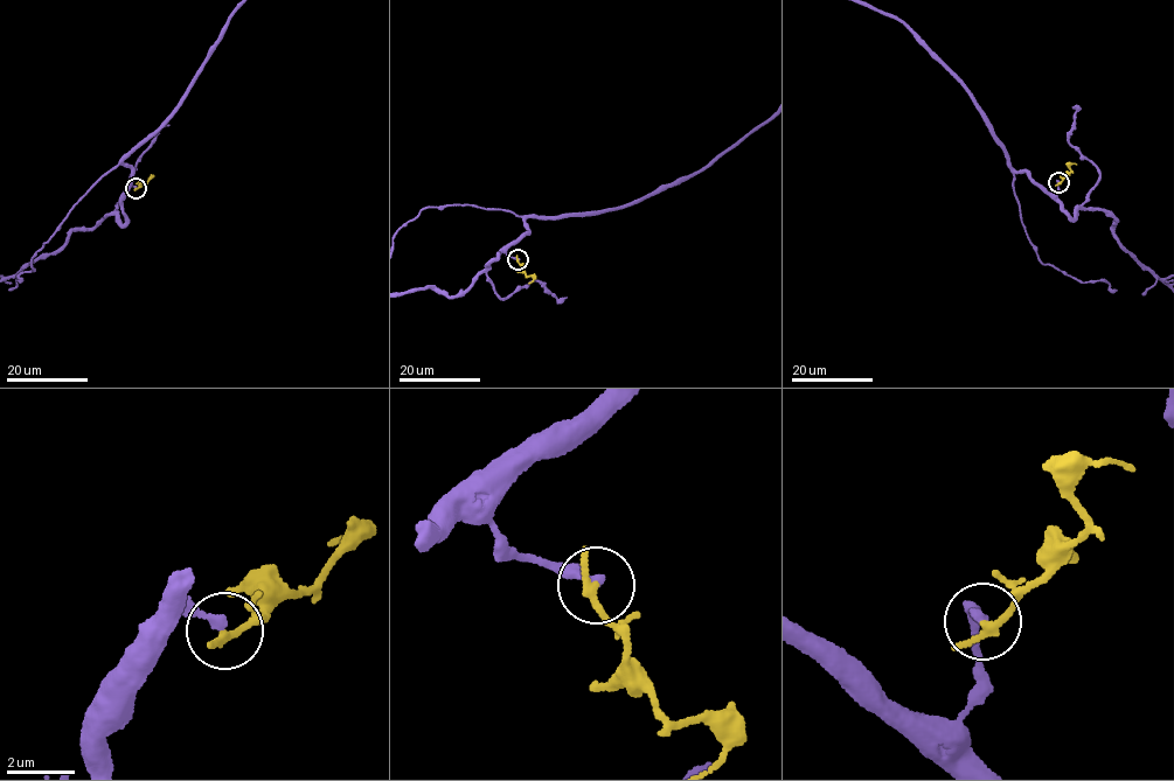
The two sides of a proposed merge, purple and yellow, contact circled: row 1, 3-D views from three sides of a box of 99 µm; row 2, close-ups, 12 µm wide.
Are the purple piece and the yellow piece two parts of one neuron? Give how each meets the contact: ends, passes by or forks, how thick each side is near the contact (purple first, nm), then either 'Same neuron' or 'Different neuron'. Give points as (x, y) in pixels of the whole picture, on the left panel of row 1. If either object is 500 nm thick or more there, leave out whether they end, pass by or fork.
At the ring purple ends. At the ring yellow ends. Thickness 240 nm (purple) against 280 nm. Different neuron

